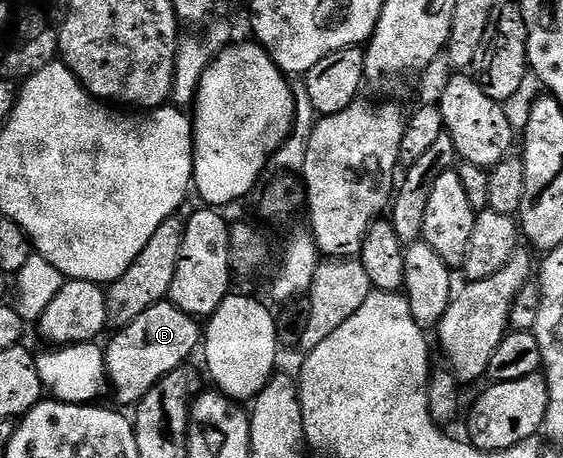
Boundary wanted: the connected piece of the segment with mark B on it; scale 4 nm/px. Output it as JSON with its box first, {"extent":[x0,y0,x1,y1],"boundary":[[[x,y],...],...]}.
{"extent":[105,300,200,407],"boundary":[[[164,300],[145,308],[133,324],[125,328],[114,331],[110,336],[111,343],[106,343],[105,357],[107,360],[107,381],[109,383],[110,393],[115,393],[115,398],[120,402],[120,407],[134,407],[169,372],[178,370],[180,366],[188,361],[187,357],[199,346],[199,326],[200,323],[192,314],[186,314],[181,308],[177,308],[169,300]]]}

